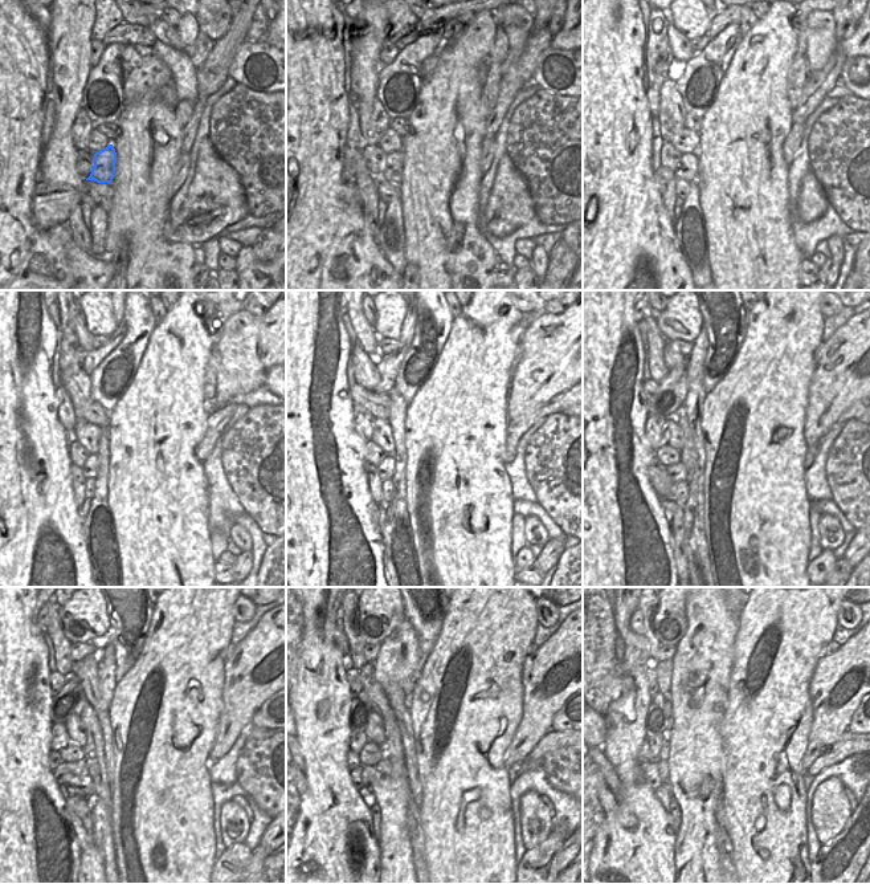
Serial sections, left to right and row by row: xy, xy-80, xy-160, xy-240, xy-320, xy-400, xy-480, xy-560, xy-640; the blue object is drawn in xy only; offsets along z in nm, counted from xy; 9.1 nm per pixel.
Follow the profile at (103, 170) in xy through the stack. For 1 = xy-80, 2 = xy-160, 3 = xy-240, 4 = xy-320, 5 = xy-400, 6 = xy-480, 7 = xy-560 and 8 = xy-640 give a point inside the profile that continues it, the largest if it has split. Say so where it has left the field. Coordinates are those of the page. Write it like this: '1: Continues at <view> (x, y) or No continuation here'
1: Continues at xy-80 (393, 172)
2: Continues at xy-160 (689, 166)
3: Continues at xy-240 (92, 465)
4: Continues at xy-320 (386, 469)
5: Continues at xy-400 (677, 472)
6: Continues at xy-480 (72, 774)
7: Continues at xy-560 (363, 775)
8: Continues at xy-640 (649, 773).

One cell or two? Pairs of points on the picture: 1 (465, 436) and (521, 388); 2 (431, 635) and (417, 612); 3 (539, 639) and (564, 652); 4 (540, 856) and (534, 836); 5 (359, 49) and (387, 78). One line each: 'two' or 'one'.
1: two
2: one
3: two
4: two
5: two

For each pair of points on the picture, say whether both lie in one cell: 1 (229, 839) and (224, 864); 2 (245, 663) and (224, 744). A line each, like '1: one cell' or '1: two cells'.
1: two cells
2: one cell

